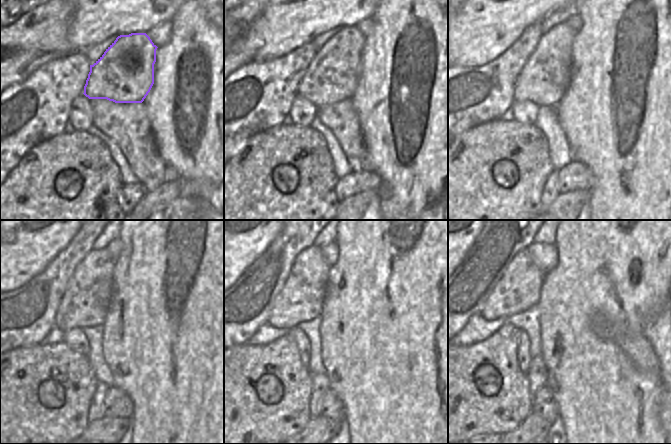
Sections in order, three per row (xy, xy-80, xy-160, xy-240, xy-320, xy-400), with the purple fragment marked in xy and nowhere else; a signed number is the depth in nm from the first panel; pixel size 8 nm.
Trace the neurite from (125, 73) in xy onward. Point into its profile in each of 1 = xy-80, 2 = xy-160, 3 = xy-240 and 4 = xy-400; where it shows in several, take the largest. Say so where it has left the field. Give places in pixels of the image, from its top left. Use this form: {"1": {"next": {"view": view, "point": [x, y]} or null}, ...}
{"1": {"next": {"view": "xy-80", "point": [332, 76]}}, "2": {"next": {"view": "xy-160", "point": [544, 79]}}, "3": {"next": {"view": "xy-240", "point": [85, 302]}}, "4": {"next": {"view": "xy-400", "point": [518, 290]}}}

